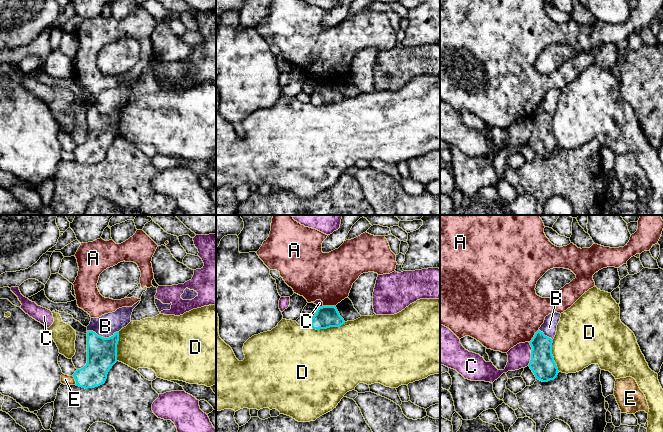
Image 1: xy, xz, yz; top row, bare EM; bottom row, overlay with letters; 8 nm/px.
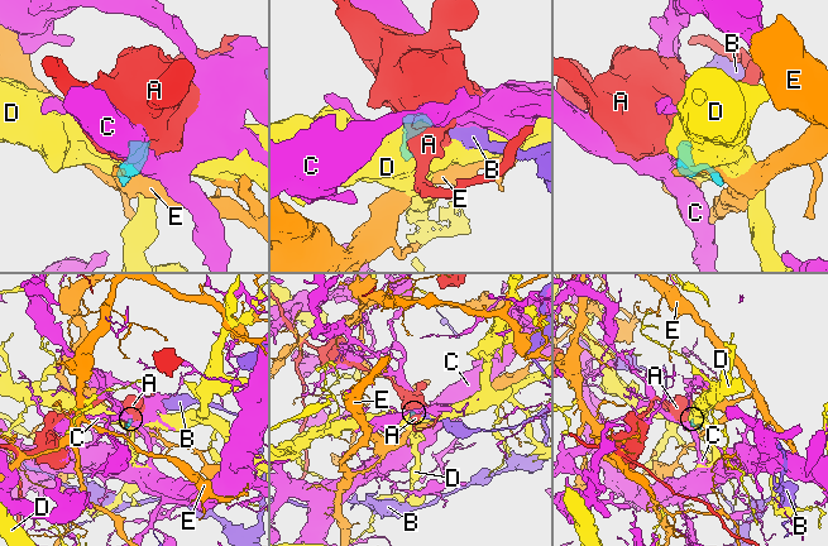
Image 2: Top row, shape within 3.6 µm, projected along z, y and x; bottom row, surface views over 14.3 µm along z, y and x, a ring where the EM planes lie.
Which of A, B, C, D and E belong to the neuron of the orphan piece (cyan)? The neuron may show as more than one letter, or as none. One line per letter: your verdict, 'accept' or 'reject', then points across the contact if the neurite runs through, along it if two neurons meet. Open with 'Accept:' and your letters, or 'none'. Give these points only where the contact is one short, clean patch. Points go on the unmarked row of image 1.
Accept: B
A: reject | along xz (323, 81), (335, 82)
B: accept | across xy (101, 128), (102, 113), (105, 102)
C: reject | along yz (528, 118), (531, 123), (529, 140)
D: reject | along xz (345, 98), (338, 102), (319, 105), (313, 105), (310, 102)
E: reject

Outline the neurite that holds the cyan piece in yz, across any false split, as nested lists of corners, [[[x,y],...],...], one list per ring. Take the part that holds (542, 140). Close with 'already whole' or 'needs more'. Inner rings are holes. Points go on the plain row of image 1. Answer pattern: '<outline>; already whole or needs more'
[[[557,88],[546,92],[544,99],[529,118],[532,123],[529,143],[536,155],[542,158],[554,156],[559,149],[552,131],[552,119],[560,93],[561,90]]]; needs more

